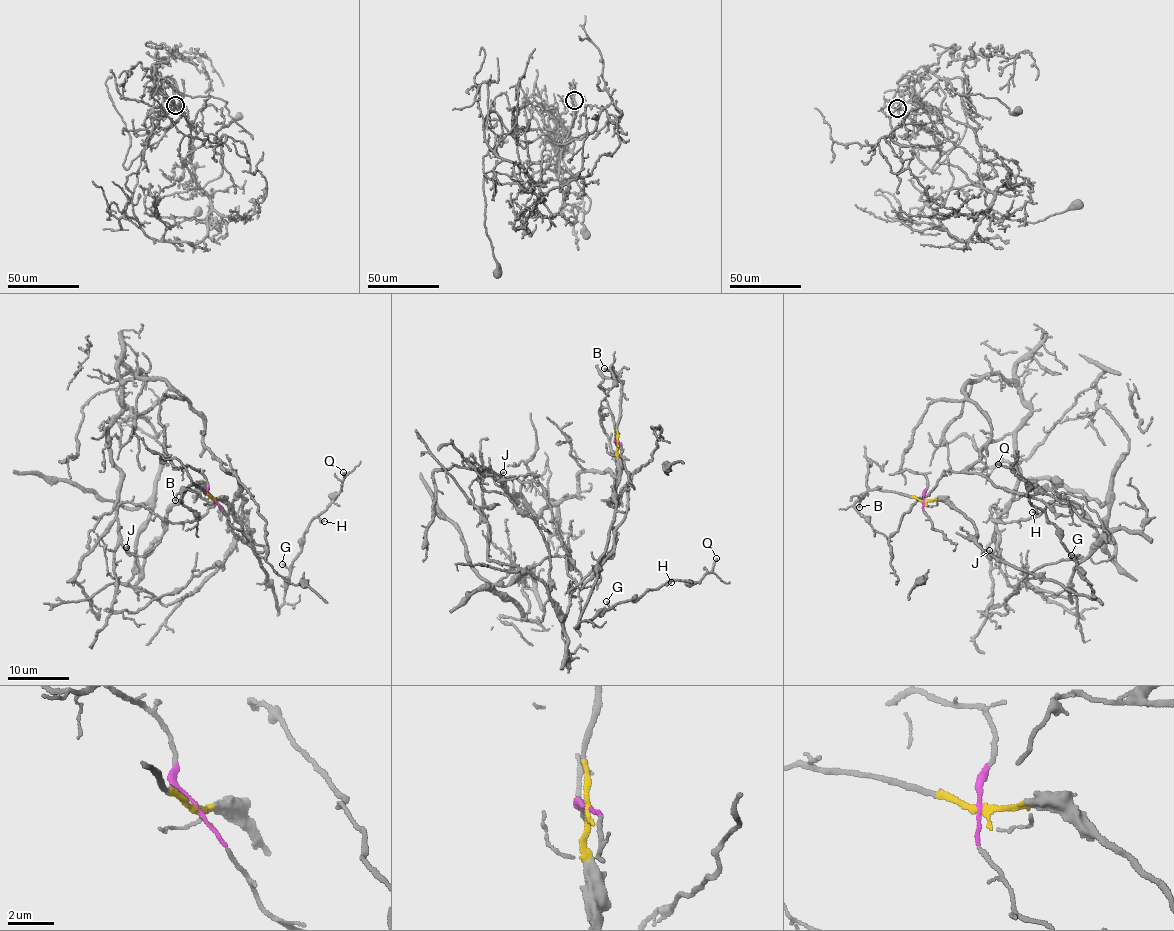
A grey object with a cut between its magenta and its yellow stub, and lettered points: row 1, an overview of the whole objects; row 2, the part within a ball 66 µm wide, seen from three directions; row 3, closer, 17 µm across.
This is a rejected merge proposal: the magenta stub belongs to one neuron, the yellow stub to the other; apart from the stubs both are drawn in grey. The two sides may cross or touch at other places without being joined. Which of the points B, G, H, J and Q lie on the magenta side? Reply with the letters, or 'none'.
J

